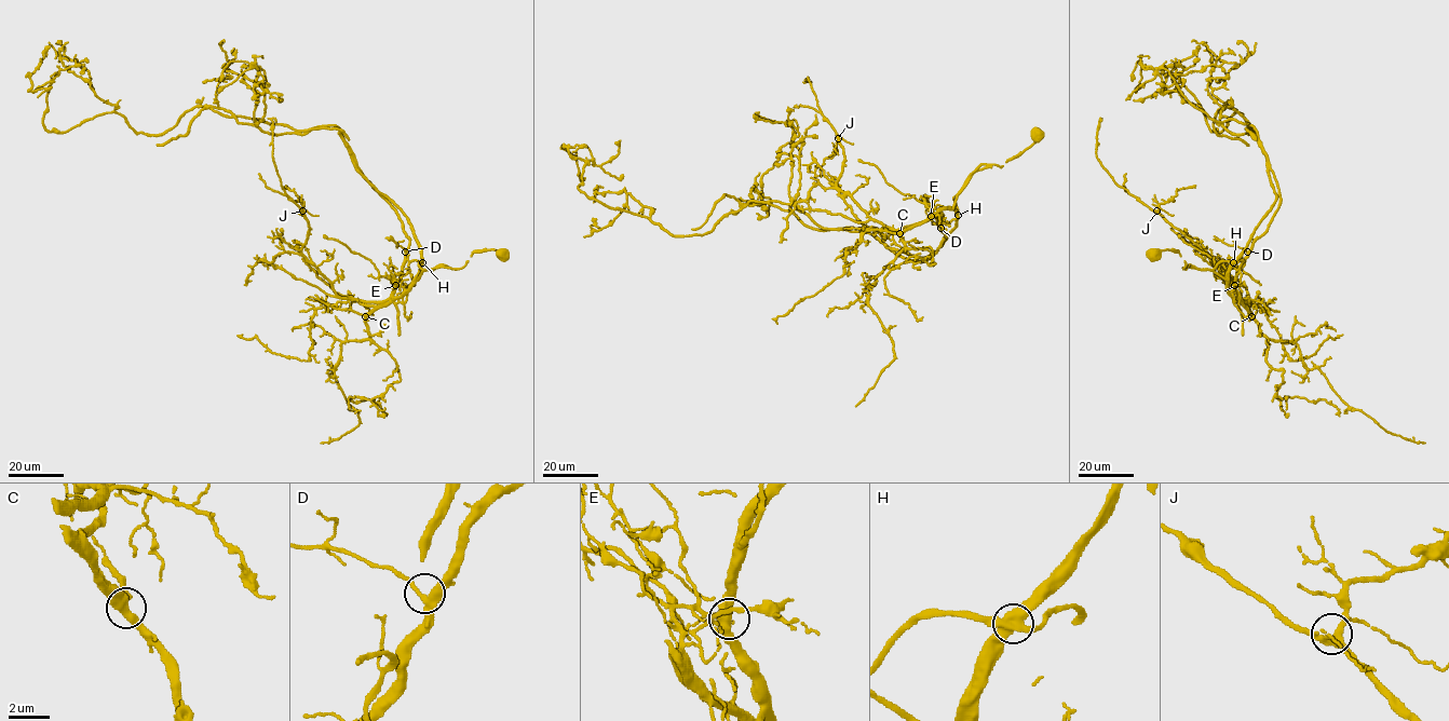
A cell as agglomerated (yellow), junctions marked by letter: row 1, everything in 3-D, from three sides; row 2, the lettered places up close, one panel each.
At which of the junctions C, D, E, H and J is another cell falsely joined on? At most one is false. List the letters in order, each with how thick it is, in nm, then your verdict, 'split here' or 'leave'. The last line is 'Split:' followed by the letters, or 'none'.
C: calibre 480 nm; leave
D: calibre 320 nm; leave
E: calibre 440 nm; leave
H: calibre 550 nm; split here
J: calibre 360 nm; leave
Split: H

